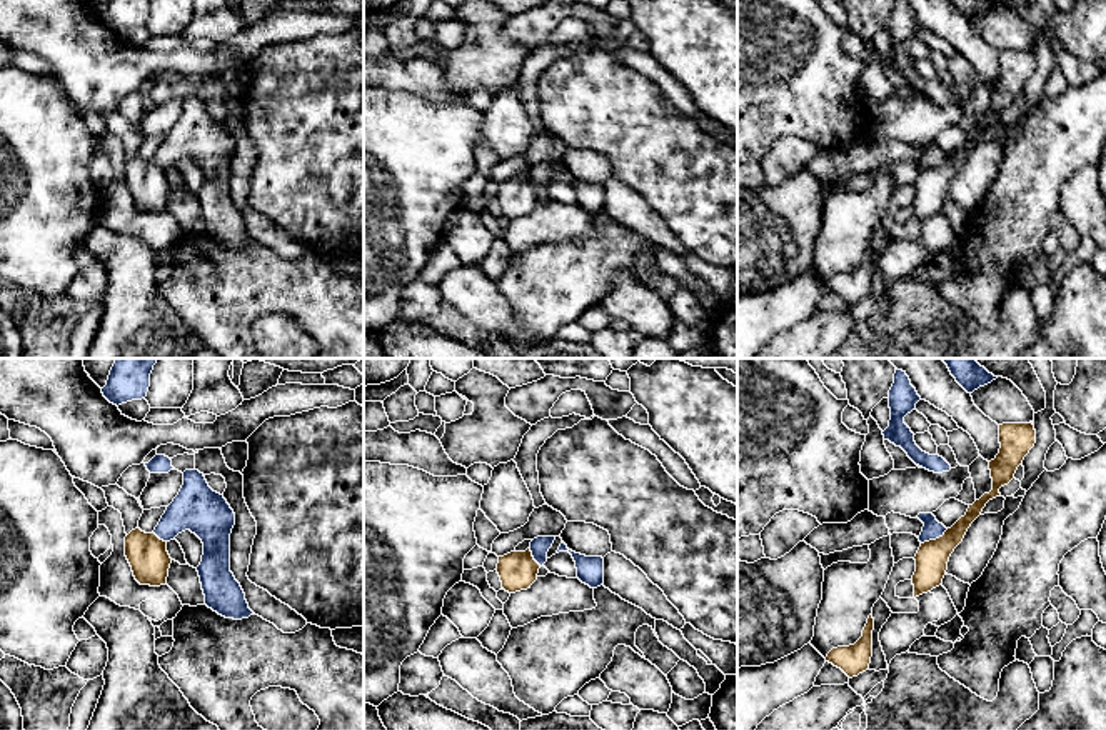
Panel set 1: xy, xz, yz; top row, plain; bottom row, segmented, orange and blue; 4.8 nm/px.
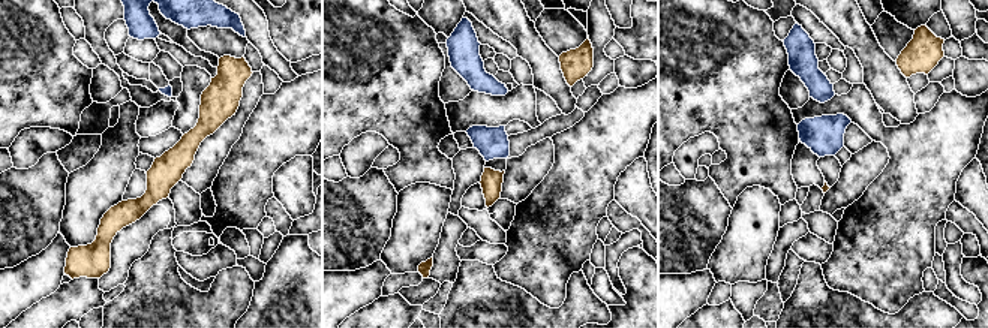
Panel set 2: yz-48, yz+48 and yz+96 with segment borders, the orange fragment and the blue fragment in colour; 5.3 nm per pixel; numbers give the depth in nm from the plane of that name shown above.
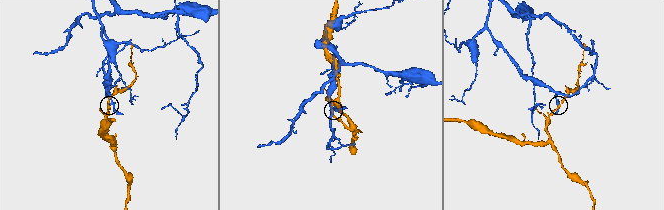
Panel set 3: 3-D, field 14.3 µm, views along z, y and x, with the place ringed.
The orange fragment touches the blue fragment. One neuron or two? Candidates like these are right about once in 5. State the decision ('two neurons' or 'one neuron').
two neurons

